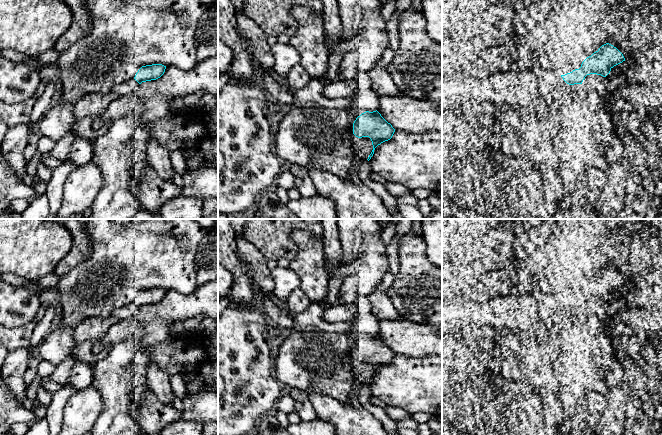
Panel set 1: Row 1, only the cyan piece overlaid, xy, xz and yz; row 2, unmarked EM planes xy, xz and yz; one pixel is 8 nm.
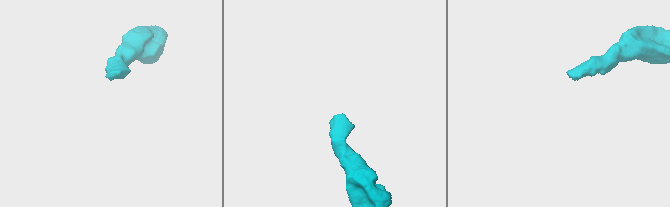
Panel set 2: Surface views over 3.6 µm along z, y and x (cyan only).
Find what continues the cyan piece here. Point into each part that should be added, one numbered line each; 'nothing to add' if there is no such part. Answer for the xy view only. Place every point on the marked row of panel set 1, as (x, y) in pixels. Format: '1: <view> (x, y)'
1: xy (127, 88)

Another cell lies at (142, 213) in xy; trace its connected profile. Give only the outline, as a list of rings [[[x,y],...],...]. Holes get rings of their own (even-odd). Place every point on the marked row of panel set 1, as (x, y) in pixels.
[[[140,206],[140,208],[129,219],[162,219],[159,214],[155,214]]]

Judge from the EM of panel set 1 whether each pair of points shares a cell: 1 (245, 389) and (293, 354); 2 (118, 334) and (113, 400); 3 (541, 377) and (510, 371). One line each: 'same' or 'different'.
1: different
2: different
3: different

